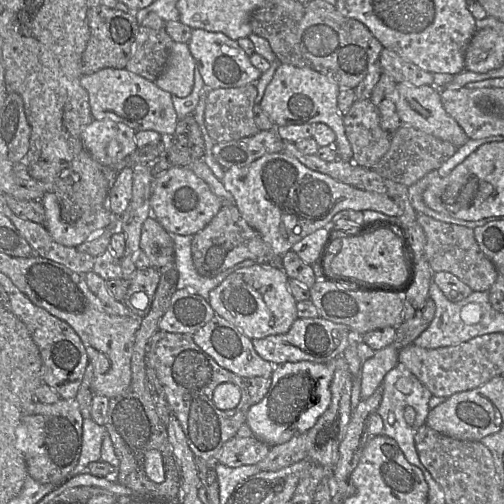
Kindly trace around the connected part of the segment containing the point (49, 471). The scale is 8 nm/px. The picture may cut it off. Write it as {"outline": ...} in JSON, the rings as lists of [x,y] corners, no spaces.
{"outline":[[[60,398],[52,404],[35,400],[18,425],[15,438],[16,447],[24,455],[30,477],[39,483],[56,487],[74,475],[81,453],[83,421],[75,398]]]}

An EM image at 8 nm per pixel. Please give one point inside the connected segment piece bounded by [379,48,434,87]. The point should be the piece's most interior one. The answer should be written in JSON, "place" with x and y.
{"place":[402,71]}

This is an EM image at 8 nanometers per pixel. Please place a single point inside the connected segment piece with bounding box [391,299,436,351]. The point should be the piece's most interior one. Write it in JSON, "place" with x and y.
{"place":[406,333]}

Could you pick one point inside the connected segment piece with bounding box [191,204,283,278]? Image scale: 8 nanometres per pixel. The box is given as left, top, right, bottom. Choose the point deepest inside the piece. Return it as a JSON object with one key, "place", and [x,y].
{"place":[228,239]}

